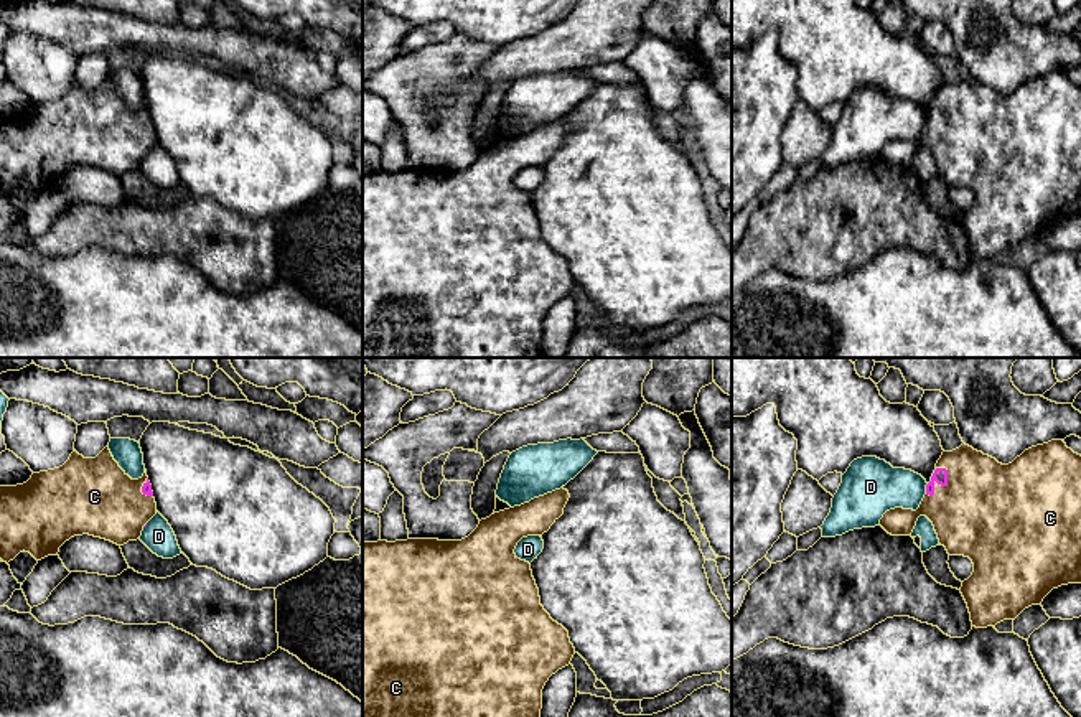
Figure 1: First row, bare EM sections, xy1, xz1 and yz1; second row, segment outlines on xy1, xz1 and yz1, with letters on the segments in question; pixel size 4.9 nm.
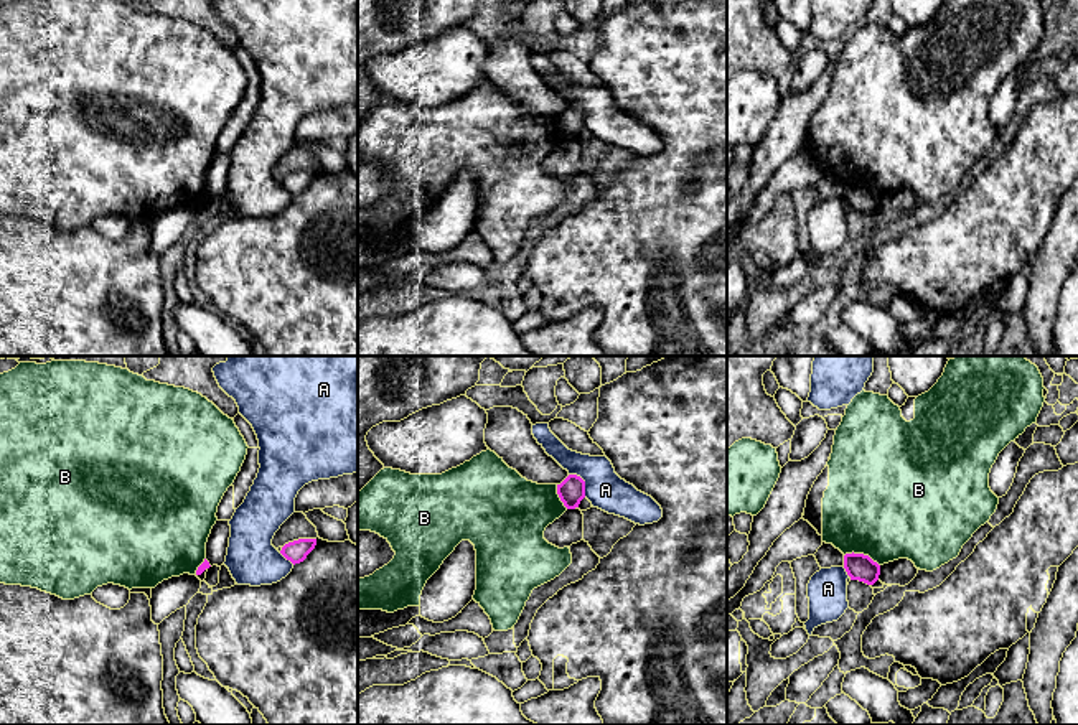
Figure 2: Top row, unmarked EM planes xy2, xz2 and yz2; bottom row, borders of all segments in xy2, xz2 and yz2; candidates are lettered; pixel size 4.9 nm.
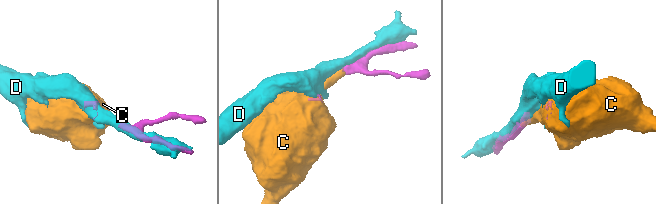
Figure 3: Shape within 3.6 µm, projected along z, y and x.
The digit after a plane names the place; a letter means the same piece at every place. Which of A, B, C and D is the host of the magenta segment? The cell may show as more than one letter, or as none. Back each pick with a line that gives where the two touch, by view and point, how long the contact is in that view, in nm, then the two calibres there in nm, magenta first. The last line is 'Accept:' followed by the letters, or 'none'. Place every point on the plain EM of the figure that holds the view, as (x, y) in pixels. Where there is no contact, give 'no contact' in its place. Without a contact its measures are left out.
C: contact yz1 (941, 116); length 170 nm; calibres 70 and 460 nm
Accept: C

